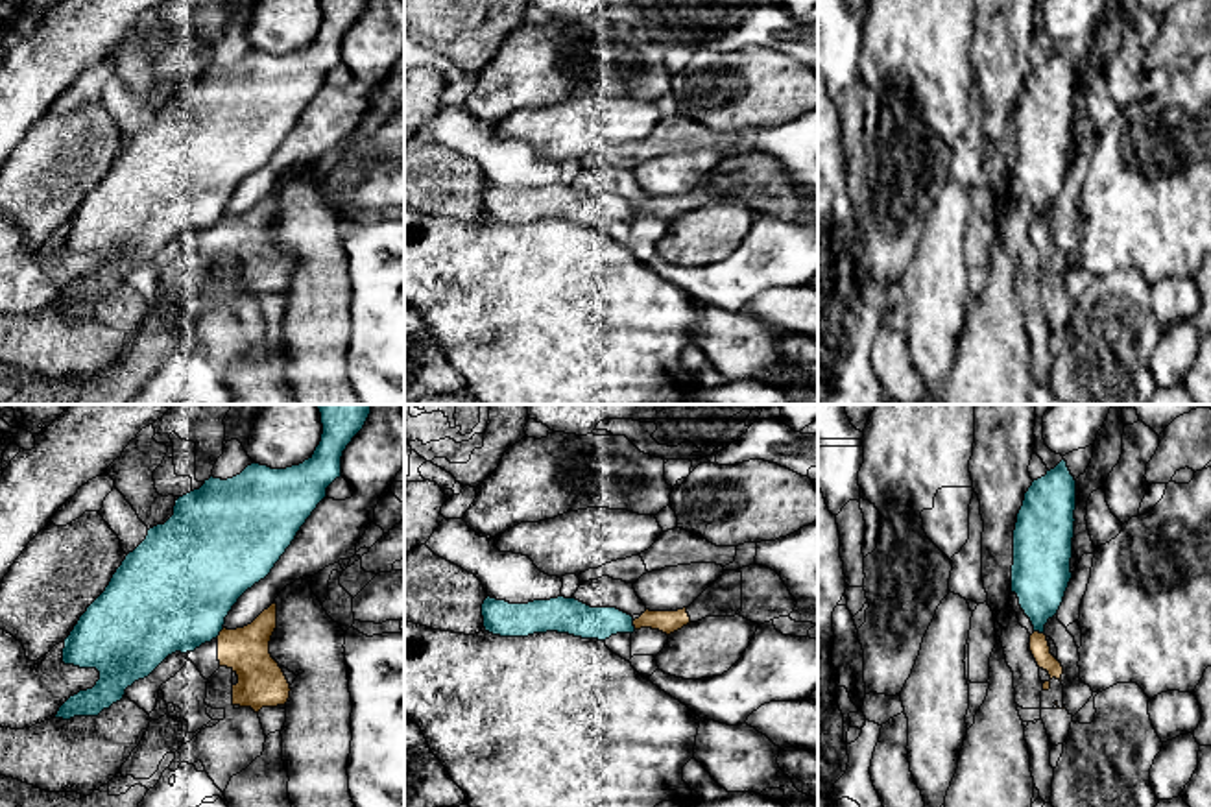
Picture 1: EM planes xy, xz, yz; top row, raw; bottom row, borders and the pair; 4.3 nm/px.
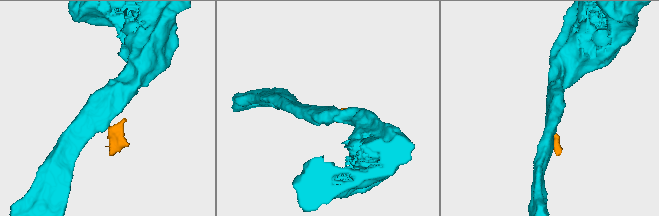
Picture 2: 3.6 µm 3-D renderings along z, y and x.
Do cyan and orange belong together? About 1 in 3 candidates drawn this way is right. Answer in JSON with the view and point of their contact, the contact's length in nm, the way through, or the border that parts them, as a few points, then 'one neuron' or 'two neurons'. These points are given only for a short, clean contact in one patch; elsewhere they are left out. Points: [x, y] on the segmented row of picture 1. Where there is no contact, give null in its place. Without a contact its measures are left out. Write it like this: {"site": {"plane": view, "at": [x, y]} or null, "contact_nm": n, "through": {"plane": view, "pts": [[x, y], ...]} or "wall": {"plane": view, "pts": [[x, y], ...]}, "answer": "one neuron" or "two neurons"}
{"site": {"plane": "xy", "at": [218, 634]}, "contact_nm": 60, "answer": "two neurons"}

